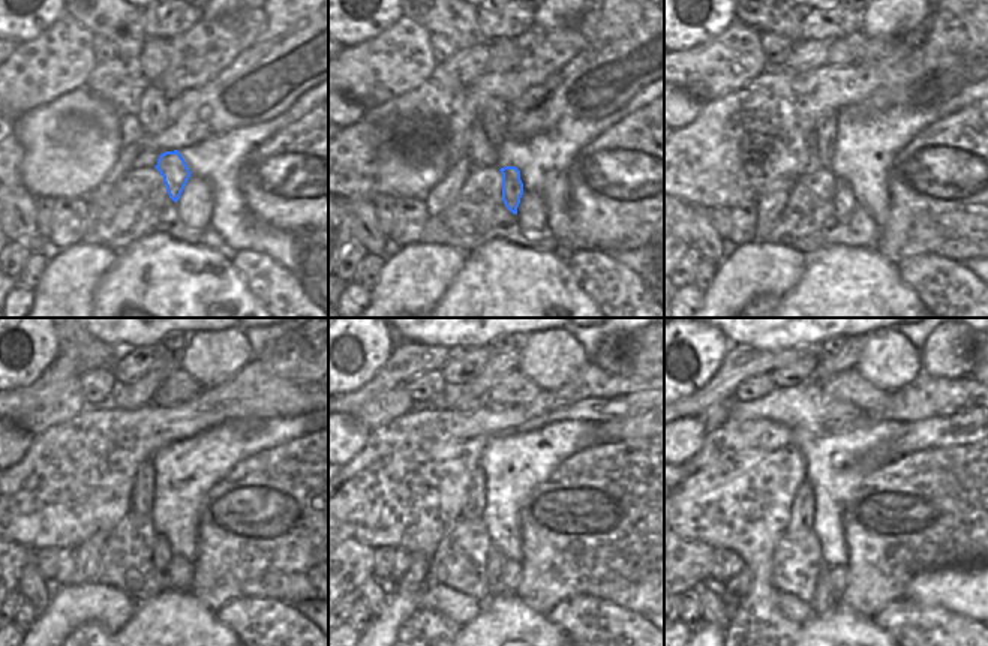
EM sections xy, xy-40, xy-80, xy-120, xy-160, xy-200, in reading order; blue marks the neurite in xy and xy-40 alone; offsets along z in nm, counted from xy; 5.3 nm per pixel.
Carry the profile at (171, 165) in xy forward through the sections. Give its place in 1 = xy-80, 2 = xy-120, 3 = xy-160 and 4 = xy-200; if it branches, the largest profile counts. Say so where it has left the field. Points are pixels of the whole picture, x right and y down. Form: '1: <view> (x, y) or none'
1: xy-80 (844, 200)
2: xy-120 (162, 555)
3: xy-160 (495, 561)
4: xy-200 (825, 600)

